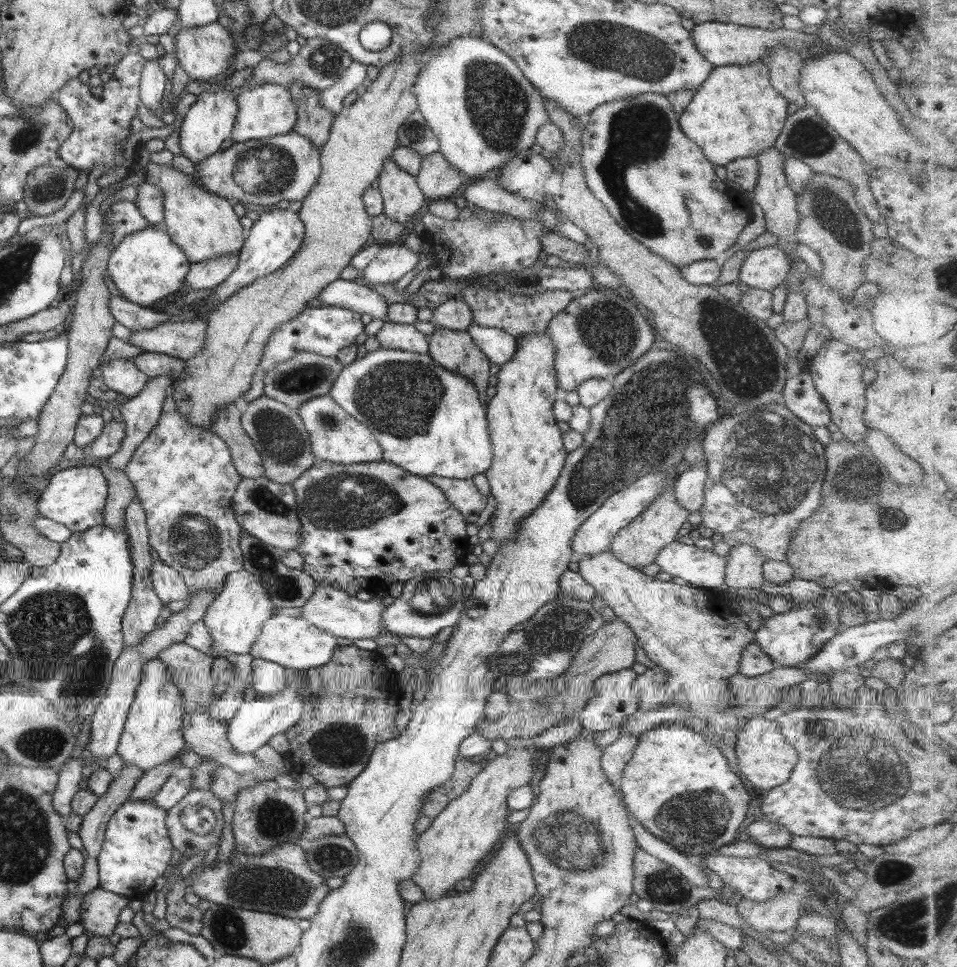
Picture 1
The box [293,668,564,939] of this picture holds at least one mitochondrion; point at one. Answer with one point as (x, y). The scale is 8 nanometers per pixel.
(341, 746)

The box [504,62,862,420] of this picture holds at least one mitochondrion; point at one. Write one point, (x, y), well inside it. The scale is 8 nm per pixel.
(640, 132)

